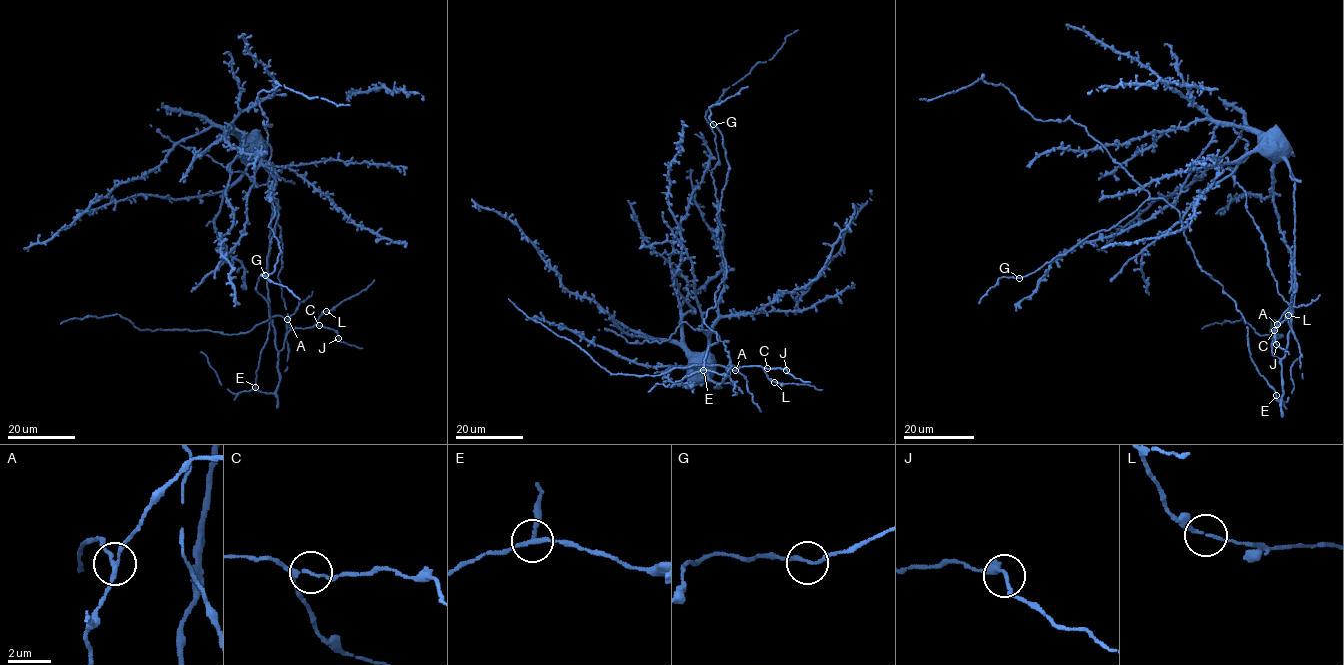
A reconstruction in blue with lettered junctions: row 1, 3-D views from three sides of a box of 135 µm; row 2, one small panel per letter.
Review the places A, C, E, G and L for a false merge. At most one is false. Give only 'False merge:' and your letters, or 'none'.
False merge: none

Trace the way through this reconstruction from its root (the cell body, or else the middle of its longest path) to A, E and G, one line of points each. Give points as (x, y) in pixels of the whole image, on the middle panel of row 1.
A: (702, 358), (707, 358), (707, 376), (720, 387), (714, 387), (732, 365), (738, 367), (735, 370)
E: (702, 358), (707, 358), (707, 376), (720, 387), (714, 387), (726, 374), (703, 369)
G: (702, 358), (724, 287), (723, 231), (717, 214), (729, 164), (713, 124)

